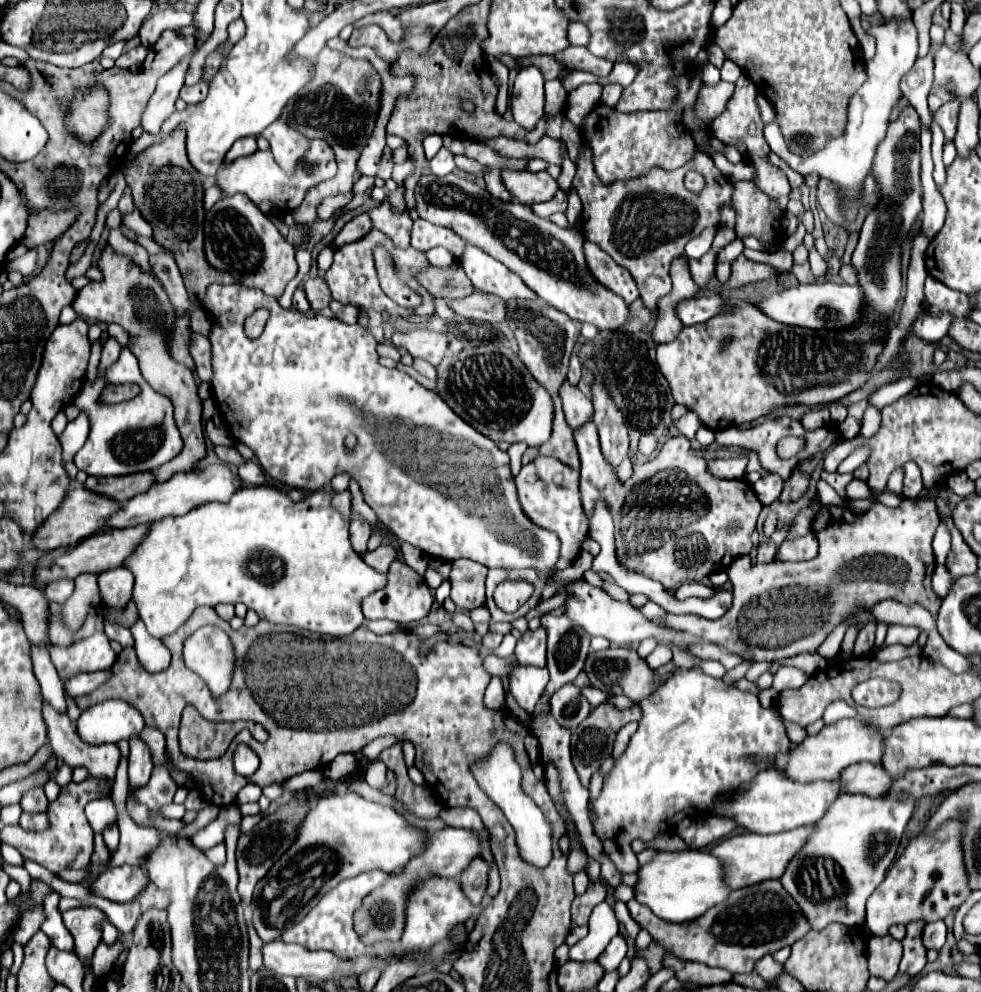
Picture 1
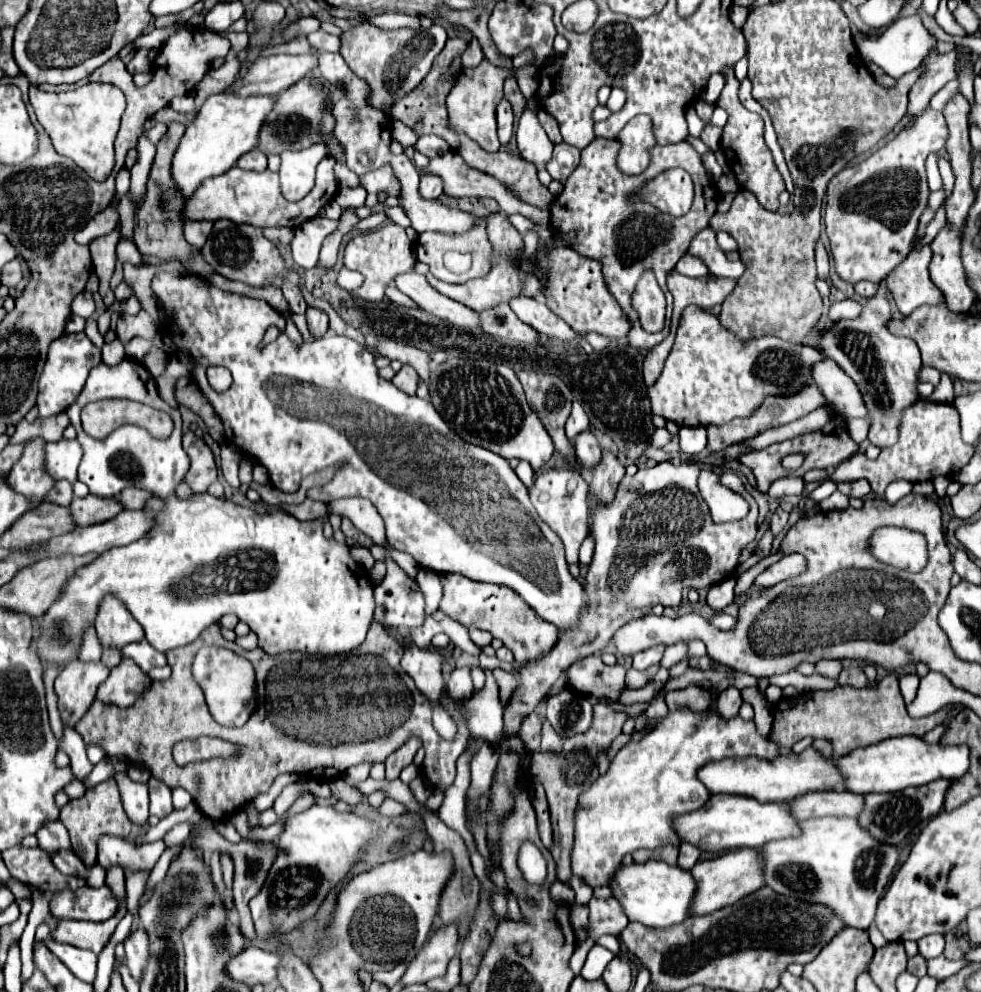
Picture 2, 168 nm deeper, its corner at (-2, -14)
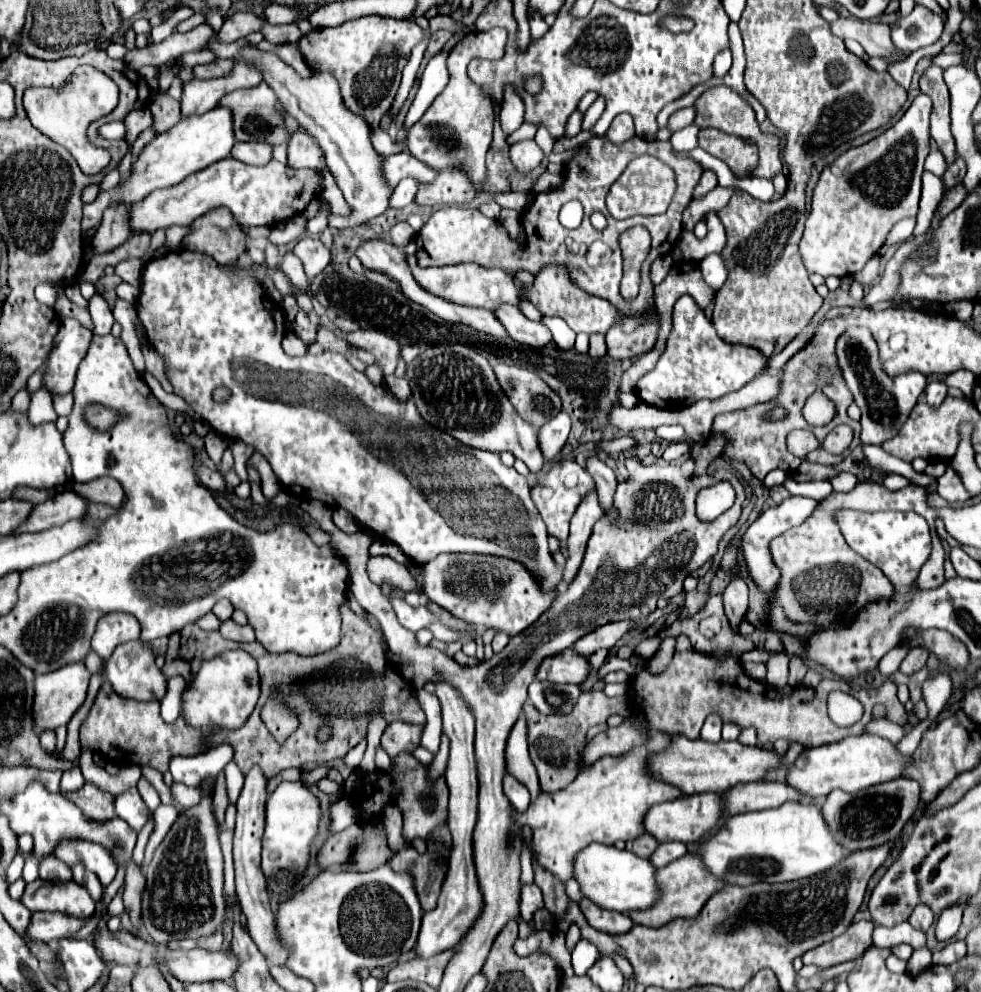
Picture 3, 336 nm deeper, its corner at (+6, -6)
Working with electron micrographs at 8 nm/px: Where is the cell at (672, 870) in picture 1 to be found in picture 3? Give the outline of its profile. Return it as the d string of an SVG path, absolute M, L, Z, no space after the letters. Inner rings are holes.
M590 844L580 854L576 854L574 862L574 880L580 884L580 892L584 898L592 900L596 906L616 912L630 912L630 910L644 910L650 908L658 900L658 884L654 880L656 868L626 850L618 850L614 846L604 844Z

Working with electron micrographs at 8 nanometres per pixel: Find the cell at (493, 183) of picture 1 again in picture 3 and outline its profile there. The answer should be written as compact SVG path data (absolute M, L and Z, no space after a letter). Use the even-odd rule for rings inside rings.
M408 256L408 266L412 270L412 276L420 286L424 286L424 290L448 302L456 302L462 306L488 308L488 310L496 310L496 306L502 306L502 304L520 306L518 288L512 276L502 272L500 268L480 268L476 264L467 263L462 263L460 266L444 266L444 268L422 268L416 264L414 256Z

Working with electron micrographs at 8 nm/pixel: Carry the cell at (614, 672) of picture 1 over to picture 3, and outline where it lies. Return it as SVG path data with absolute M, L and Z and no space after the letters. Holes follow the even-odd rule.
M564 650L552 658L544 658L536 668L536 680L548 680L556 684L580 684L590 672L586 656L576 654L574 650Z

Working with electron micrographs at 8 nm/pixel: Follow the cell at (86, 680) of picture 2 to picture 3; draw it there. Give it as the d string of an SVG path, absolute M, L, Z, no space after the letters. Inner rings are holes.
M82 662L68 664L52 674L36 676L34 680L34 704L32 704L32 716L34 716L34 728L36 732L42 730L56 730L56 726L68 724L72 714L84 704L86 690L90 682L90 672Z

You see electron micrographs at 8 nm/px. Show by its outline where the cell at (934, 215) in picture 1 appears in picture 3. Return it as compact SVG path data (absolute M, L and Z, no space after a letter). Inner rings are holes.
M938 150L928 154L928 158L926 158L926 170L934 172L936 176L940 176L940 174L944 174L944 166L946 166L946 162L944 162L944 156L942 156Z

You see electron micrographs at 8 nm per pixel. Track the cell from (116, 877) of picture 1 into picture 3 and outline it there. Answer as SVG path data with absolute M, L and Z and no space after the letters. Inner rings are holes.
M30 882L20 898L30 912L62 912L74 918L88 918L96 904L84 886L70 882Z

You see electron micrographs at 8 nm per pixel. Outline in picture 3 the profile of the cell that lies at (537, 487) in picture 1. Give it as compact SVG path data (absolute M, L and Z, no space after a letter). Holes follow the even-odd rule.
M574 460L556 462L544 474L542 482L532 488L532 500L534 500L542 520L546 522L546 528L548 528L548 532L552 536L556 536L558 540L566 540L568 538L570 518L576 512L576 506L584 500L584 494L588 494L588 490L596 490L596 484L592 482L592 476Z

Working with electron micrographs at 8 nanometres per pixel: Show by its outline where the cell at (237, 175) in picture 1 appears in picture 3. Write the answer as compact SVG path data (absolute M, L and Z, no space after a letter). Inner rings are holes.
M224 158L206 170L200 170L192 176L188 176L178 186L156 190L142 202L128 208L128 224L130 232L154 232L158 228L170 228L170 226L188 226L202 214L216 210L216 208L228 208L232 212L232 218L242 226L274 226L284 222L286 218L292 218L306 210L308 202L320 194L322 176L316 170L294 170L290 166L284 166L276 160L266 164L264 168L242 164L234 158Z

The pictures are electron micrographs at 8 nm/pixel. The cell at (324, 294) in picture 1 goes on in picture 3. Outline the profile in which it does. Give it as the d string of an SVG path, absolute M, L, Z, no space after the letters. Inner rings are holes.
M300 310L300 312L296 314L296 320L294 320L294 334L296 334L306 346L310 346L310 344L316 342L316 330L318 330L318 326L314 326L314 324L308 320L308 314Z

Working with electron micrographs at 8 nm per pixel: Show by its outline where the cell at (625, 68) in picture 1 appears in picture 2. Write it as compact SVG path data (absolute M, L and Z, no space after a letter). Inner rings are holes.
M614 86L614 88L612 88L612 94L610 94L610 98L608 98L608 106L610 106L610 110L612 110L612 112L622 110L624 102L626 102L626 92L624 92L622 88Z

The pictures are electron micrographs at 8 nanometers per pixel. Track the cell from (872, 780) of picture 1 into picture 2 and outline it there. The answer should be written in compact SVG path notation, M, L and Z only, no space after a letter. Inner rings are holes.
M822 790L804 794L790 802L794 816L798 820L818 818L818 816L860 816L864 808L864 796L852 794L850 790Z

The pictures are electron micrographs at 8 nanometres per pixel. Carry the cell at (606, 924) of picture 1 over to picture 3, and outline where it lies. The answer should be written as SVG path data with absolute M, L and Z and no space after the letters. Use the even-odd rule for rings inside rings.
M580 940L572 950L572 966L578 976L584 976L586 970L596 962L596 946L588 940Z

